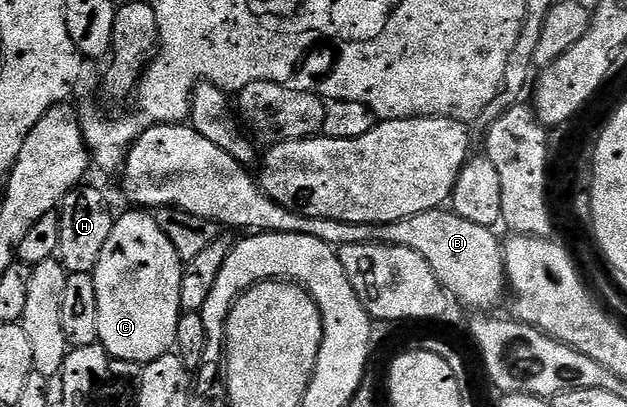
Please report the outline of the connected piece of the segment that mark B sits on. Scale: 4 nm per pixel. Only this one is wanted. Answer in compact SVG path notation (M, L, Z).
M176 123L174 125L152 125L127 150L127 158L121 166L123 173L123 189L127 197L132 201L132 206L146 207L155 211L160 207L173 209L187 209L190 213L198 213L206 221L214 221L220 227L228 225L231 229L243 229L239 231L258 231L260 233L296 233L297 235L309 235L313 239L321 239L321 243L338 247L340 245L370 245L386 244L409 247L417 250L419 254L433 267L434 274L442 283L450 296L455 296L467 307L475 310L488 312L504 297L507 284L504 271L504 259L502 242L498 241L495 231L490 226L471 223L467 219L461 219L454 210L440 207L429 211L419 212L415 216L406 217L403 220L394 221L391 224L351 224L337 219L325 219L324 217L310 217L301 215L292 209L281 207L259 185L254 176L251 177L248 170L232 155L217 147L205 139L190 124Z

